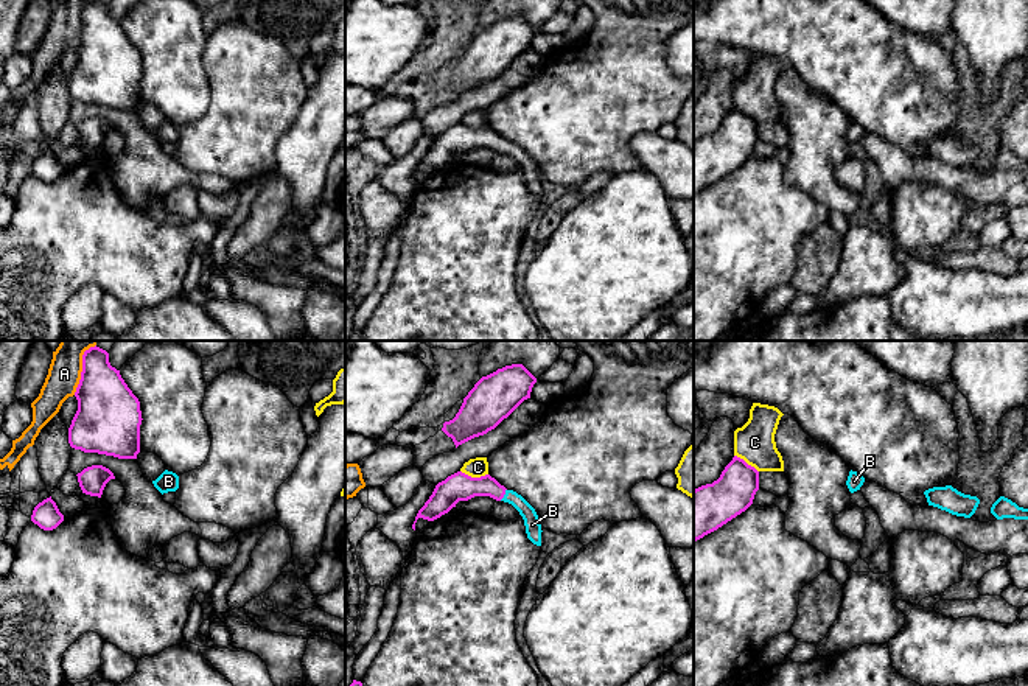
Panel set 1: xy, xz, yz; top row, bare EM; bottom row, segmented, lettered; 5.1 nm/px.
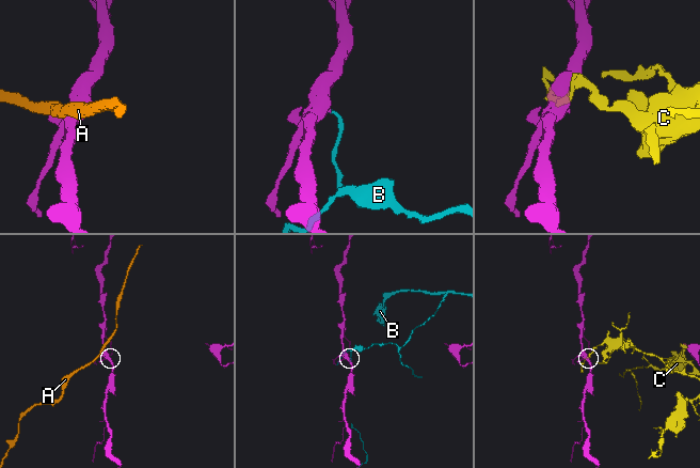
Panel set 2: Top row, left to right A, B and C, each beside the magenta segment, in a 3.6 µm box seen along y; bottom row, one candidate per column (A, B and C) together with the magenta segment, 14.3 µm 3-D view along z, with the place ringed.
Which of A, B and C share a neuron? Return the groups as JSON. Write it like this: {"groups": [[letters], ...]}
{"groups": [["A"], ["B"], ["C"]]}

